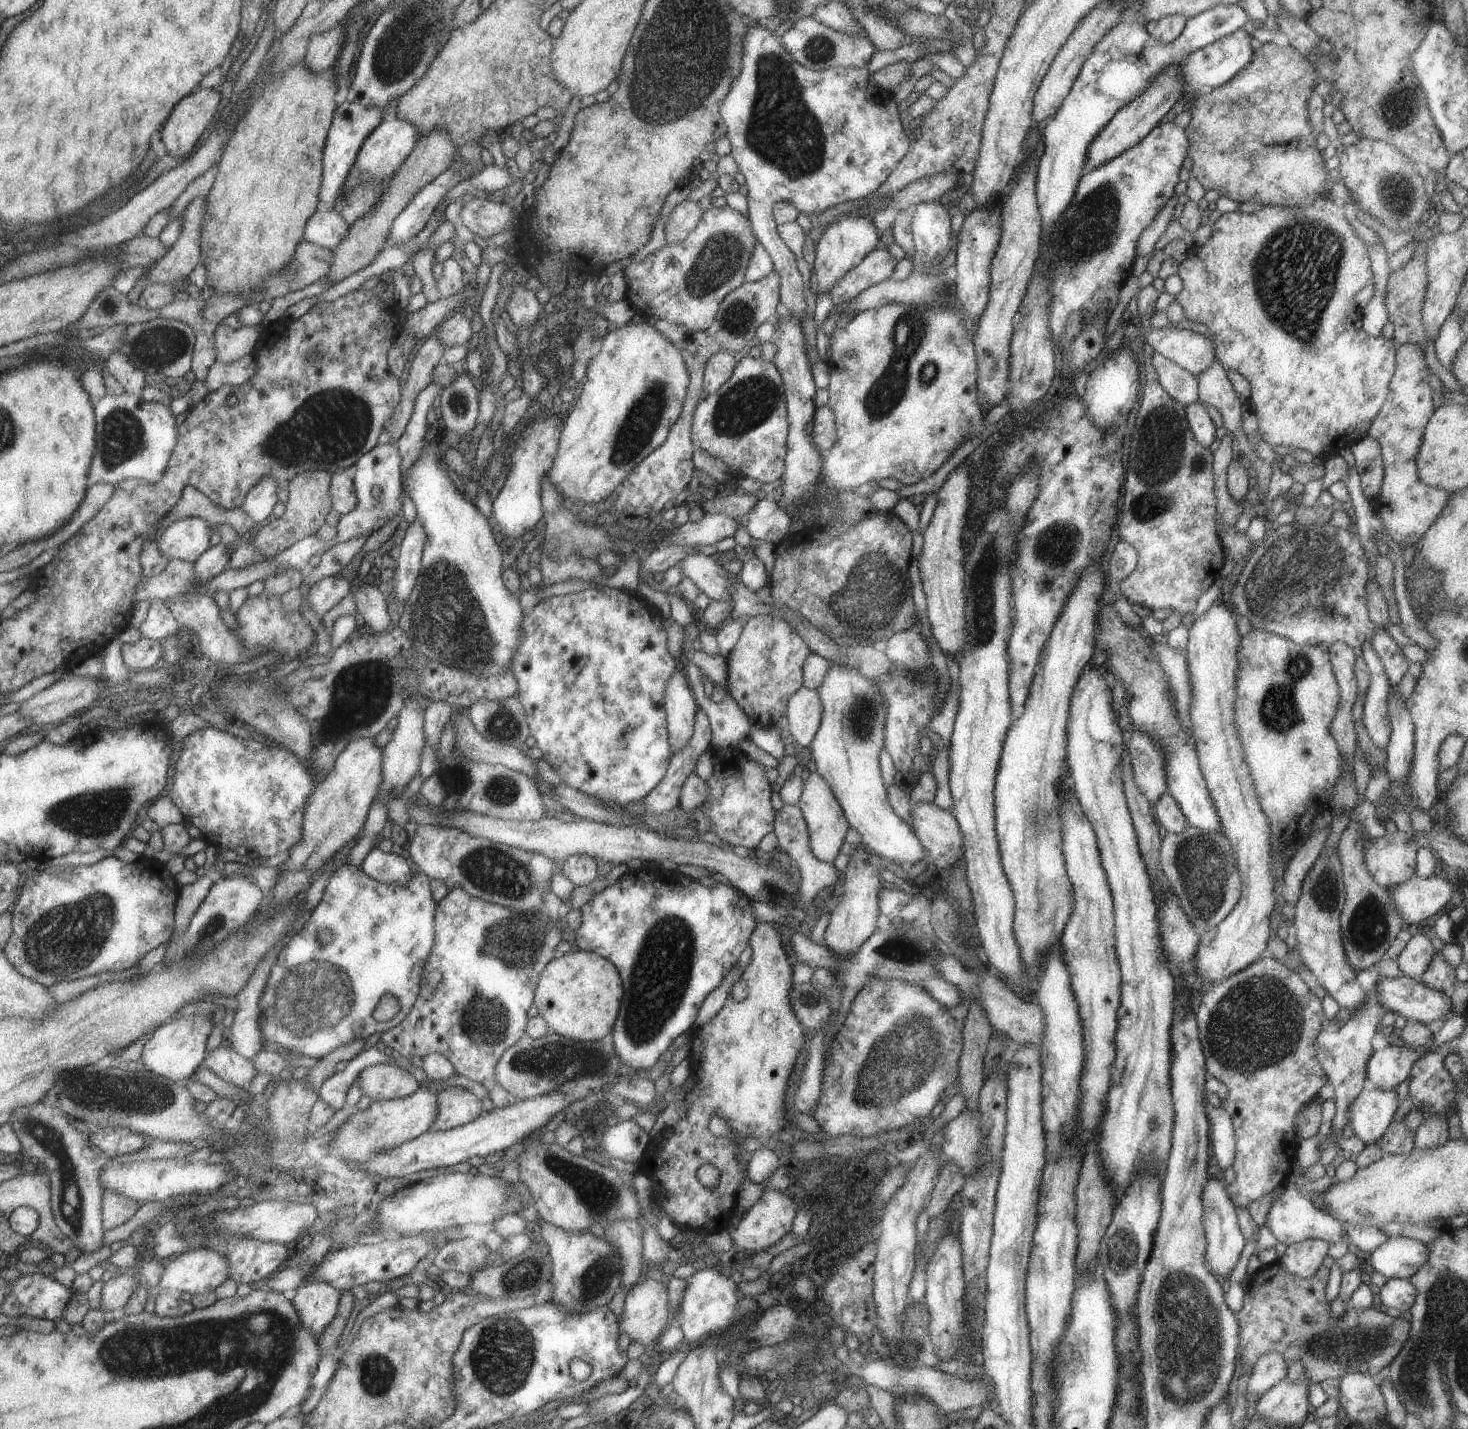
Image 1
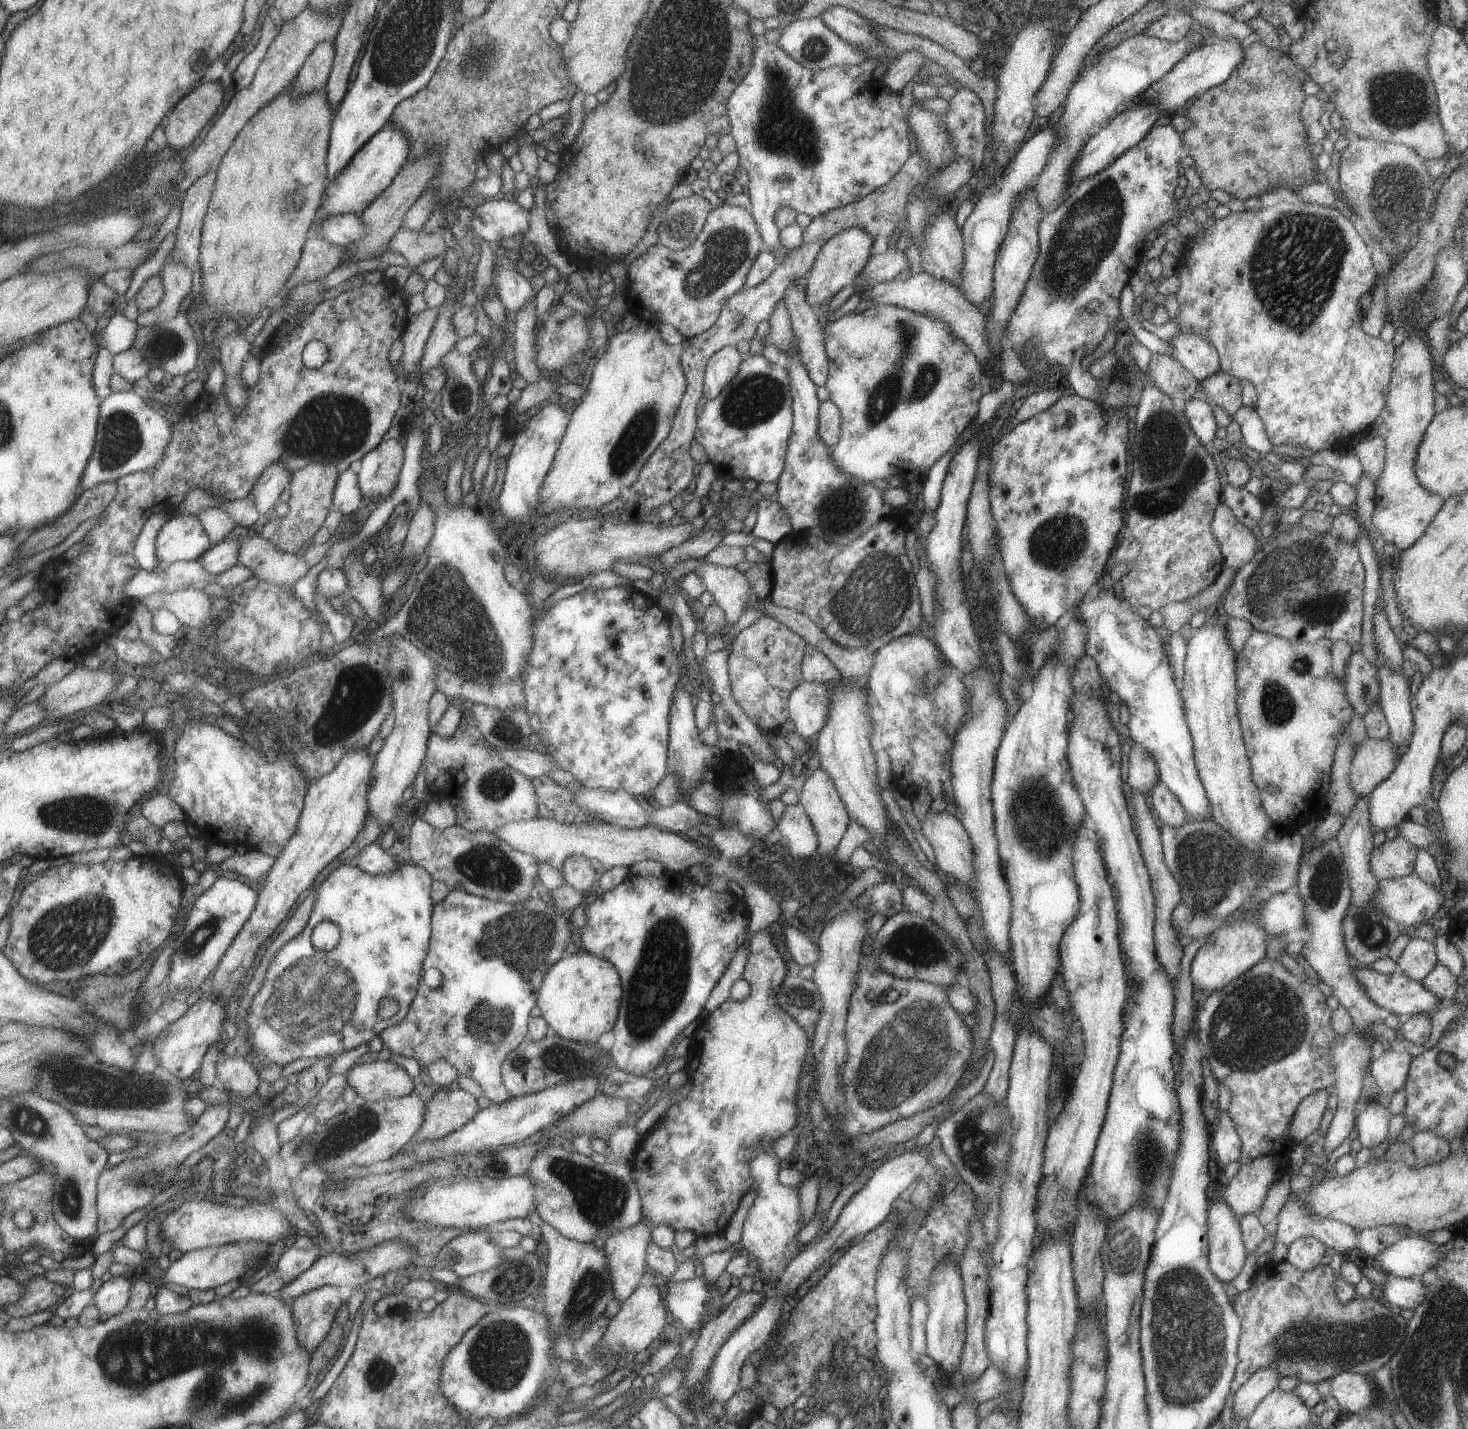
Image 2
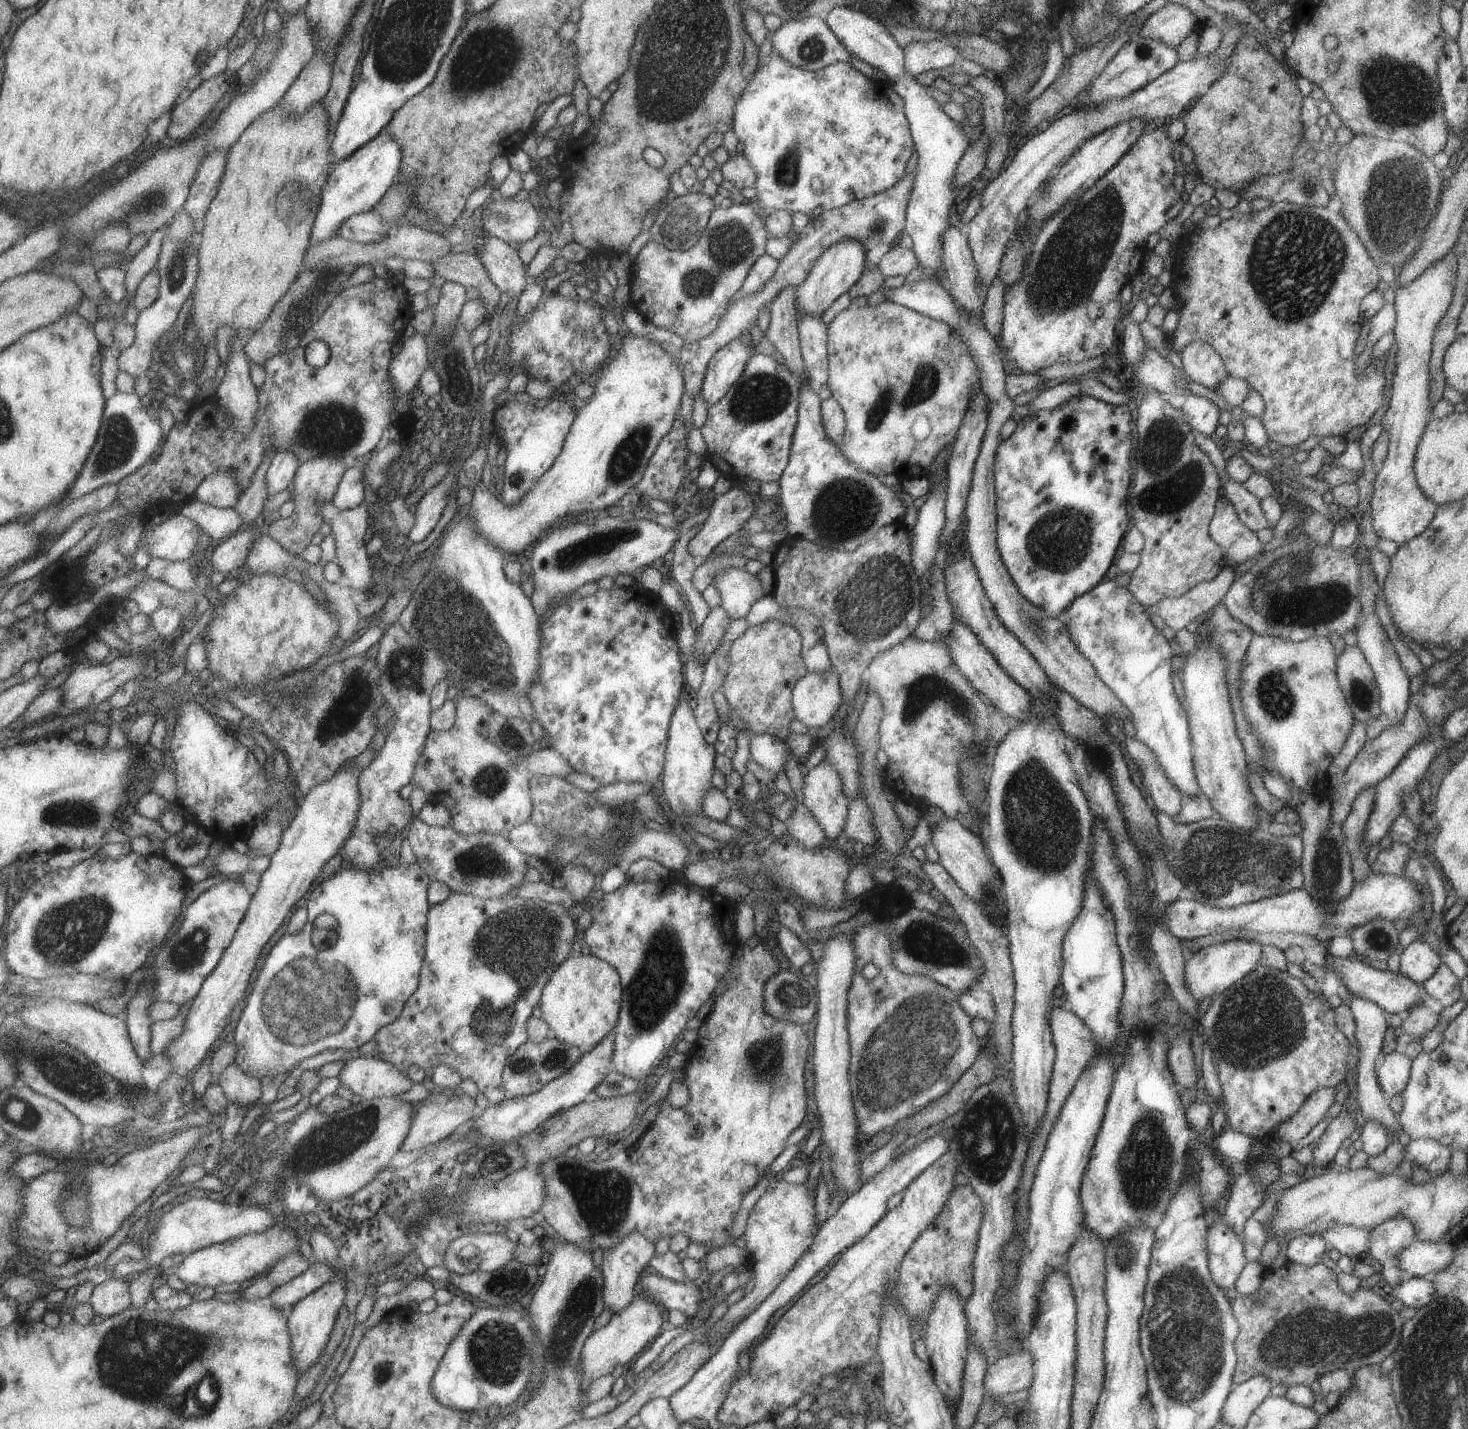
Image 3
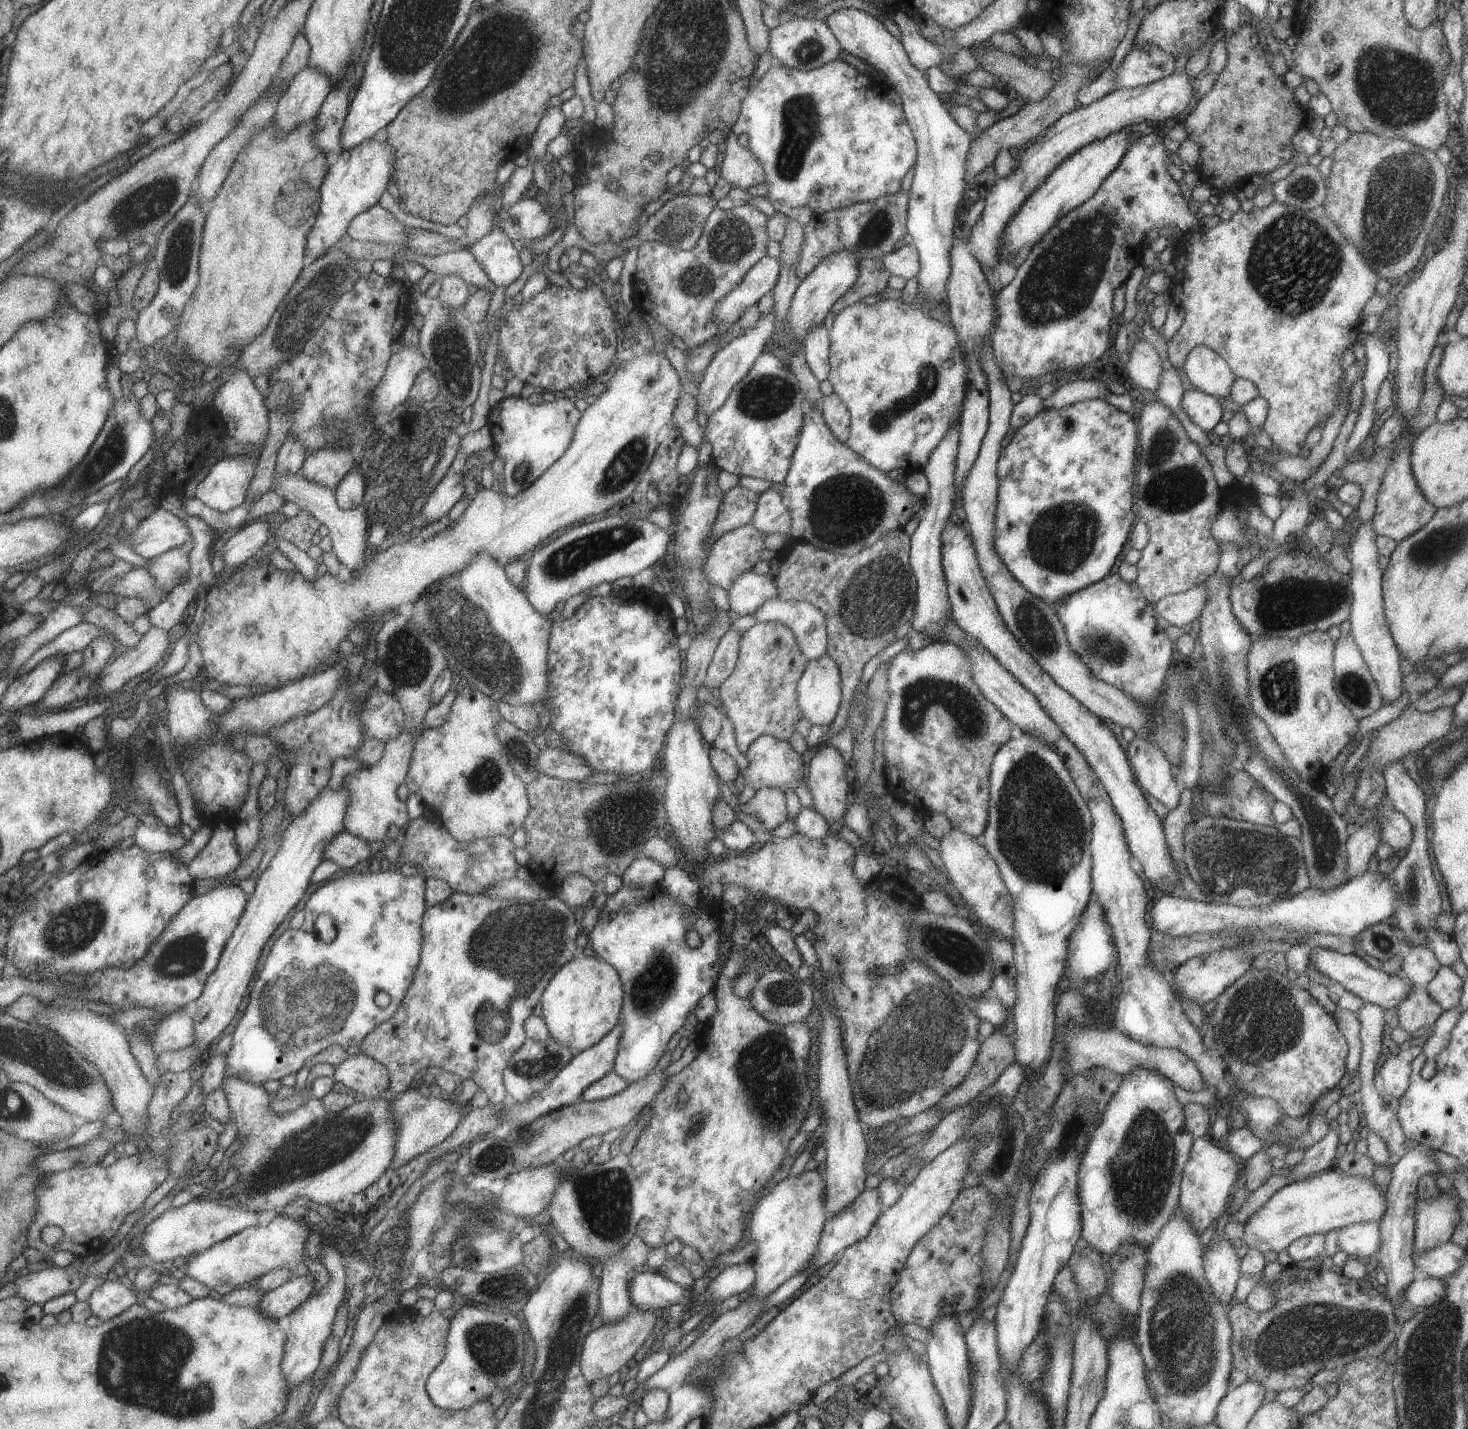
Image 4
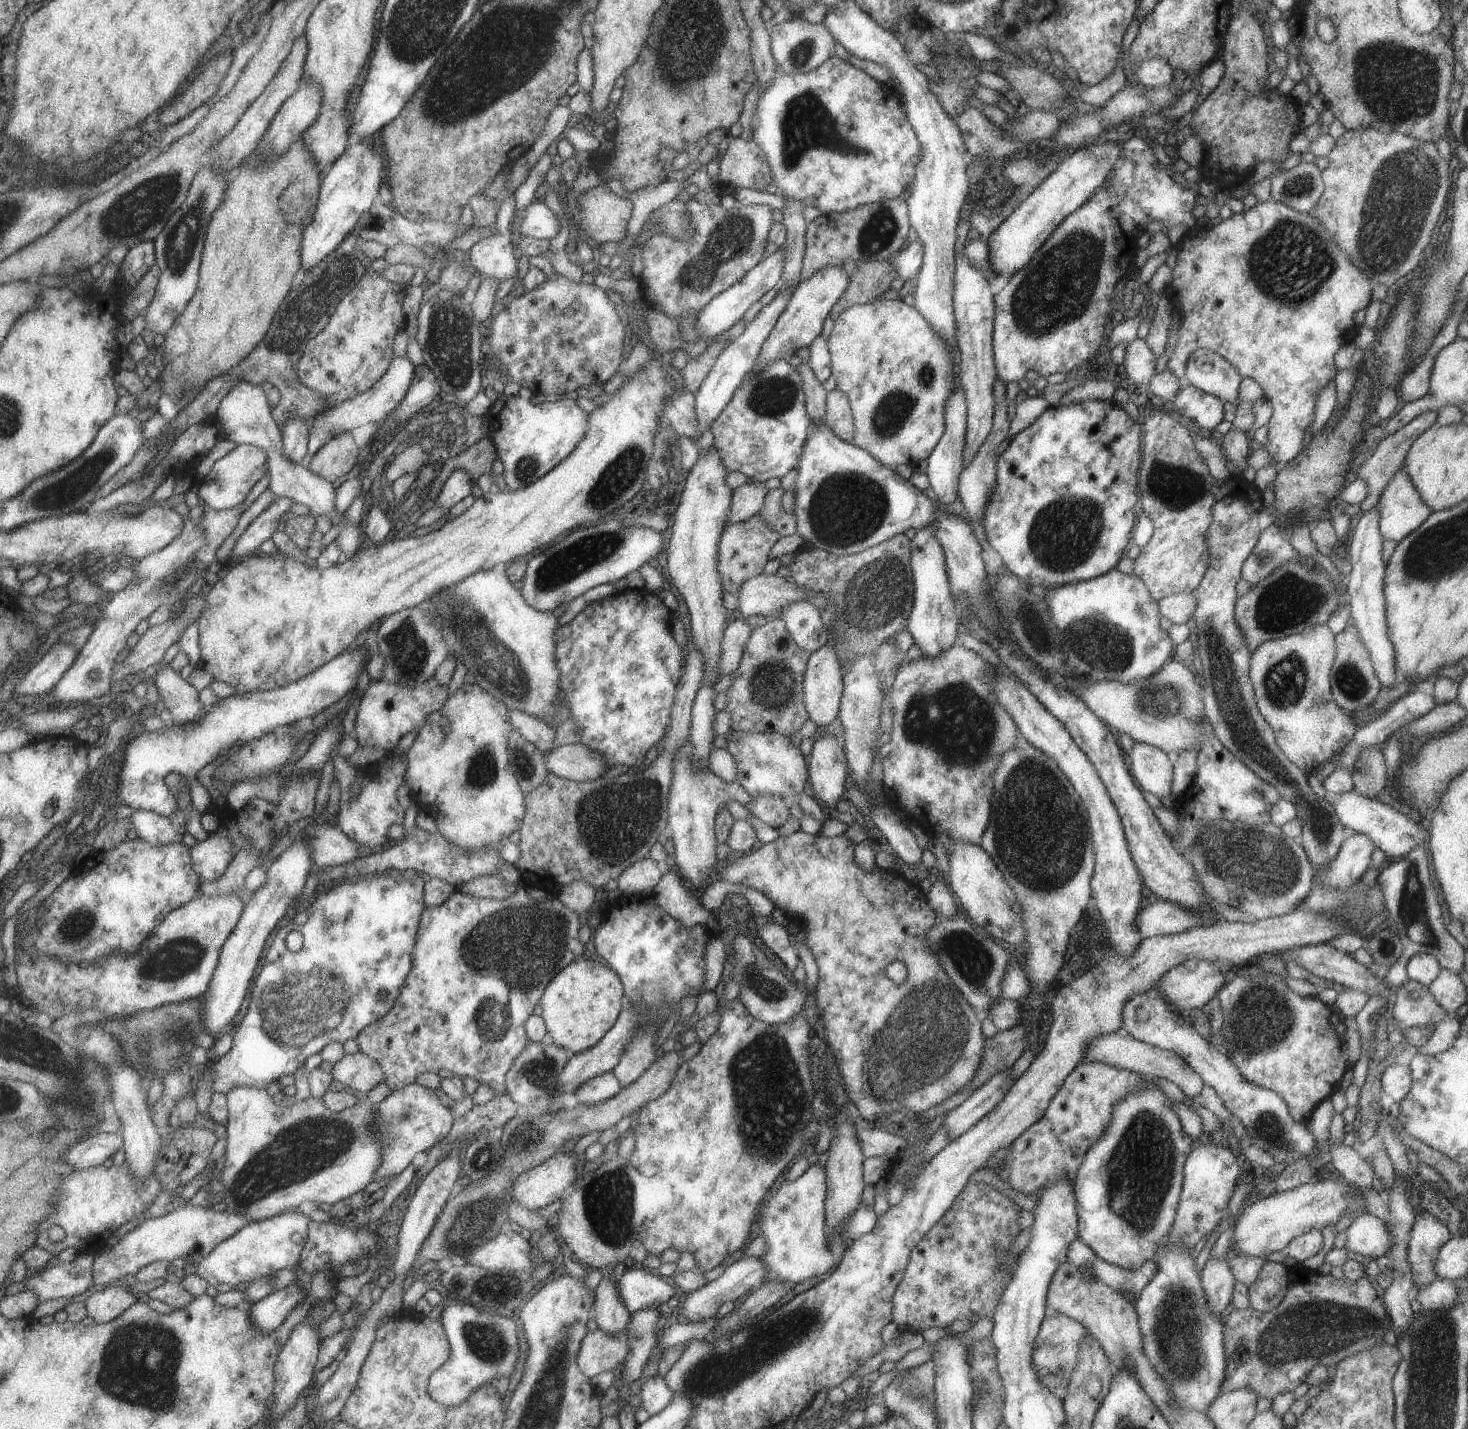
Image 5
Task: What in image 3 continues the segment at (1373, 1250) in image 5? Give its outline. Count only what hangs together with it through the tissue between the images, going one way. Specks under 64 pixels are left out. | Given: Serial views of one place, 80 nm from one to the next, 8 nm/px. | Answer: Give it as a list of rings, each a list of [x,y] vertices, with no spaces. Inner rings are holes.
[[[1351,1225],[1331,1226],[1317,1234],[1326,1242],[1327,1247],[1340,1252],[1341,1255],[1358,1256],[1368,1252],[1369,1236],[1372,1229],[1367,1227],[1354,1227]]]

